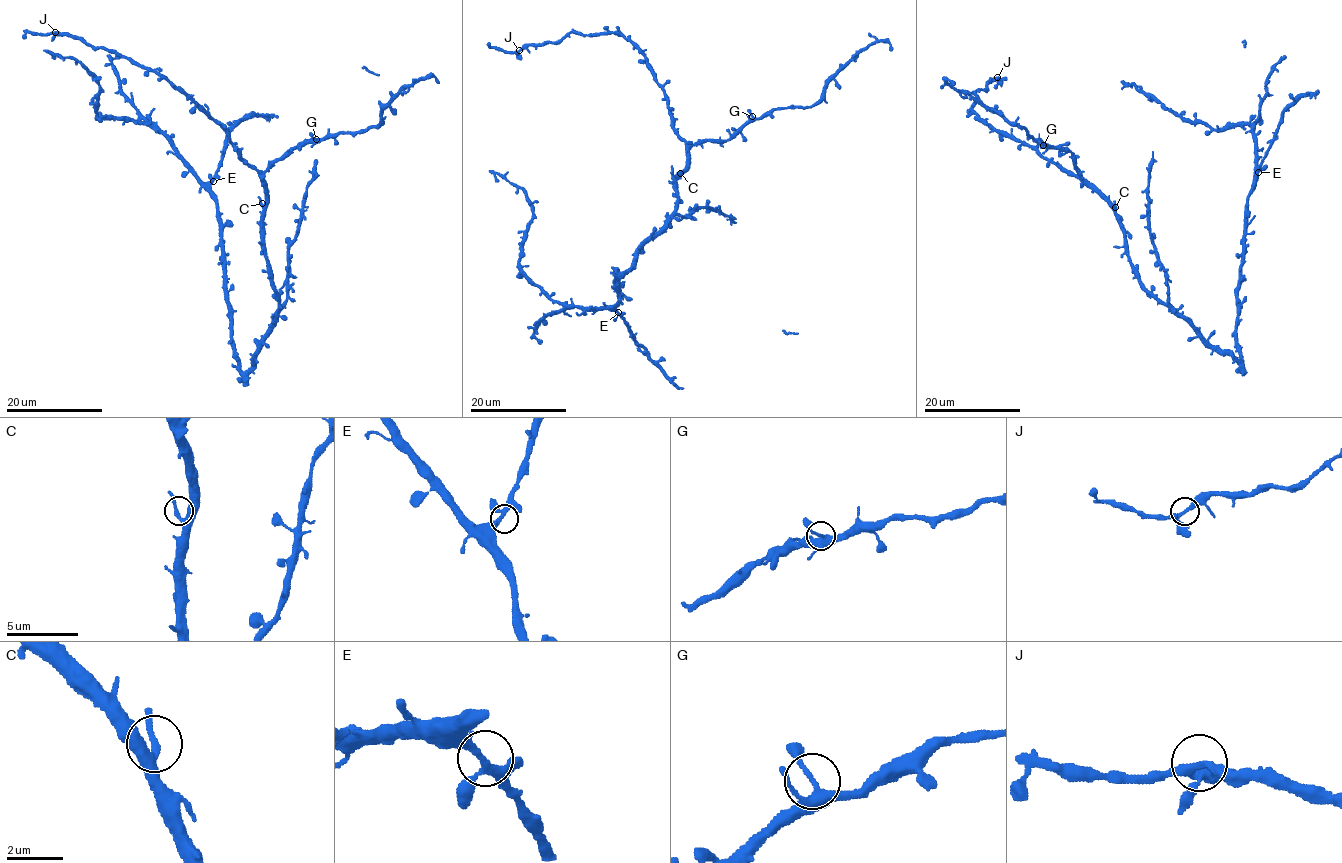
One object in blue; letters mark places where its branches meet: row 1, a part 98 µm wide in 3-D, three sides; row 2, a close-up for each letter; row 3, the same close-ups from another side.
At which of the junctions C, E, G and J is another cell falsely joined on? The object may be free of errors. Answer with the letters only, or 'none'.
none

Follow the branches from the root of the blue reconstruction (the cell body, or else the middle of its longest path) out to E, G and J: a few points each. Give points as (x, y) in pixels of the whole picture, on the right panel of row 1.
E: (1200, 334), (1210, 344), (1242, 361), (1236, 335), (1239, 268), (1248, 196), (1258, 172)
G: (1200, 334), (1144, 287), (1130, 261), (1120, 216), (1083, 180), (1074, 156), (1043, 145)
J: (1200, 334), (1144, 287), (1115, 209), (1078, 178), (995, 131), (972, 110), (974, 93), (997, 78)

